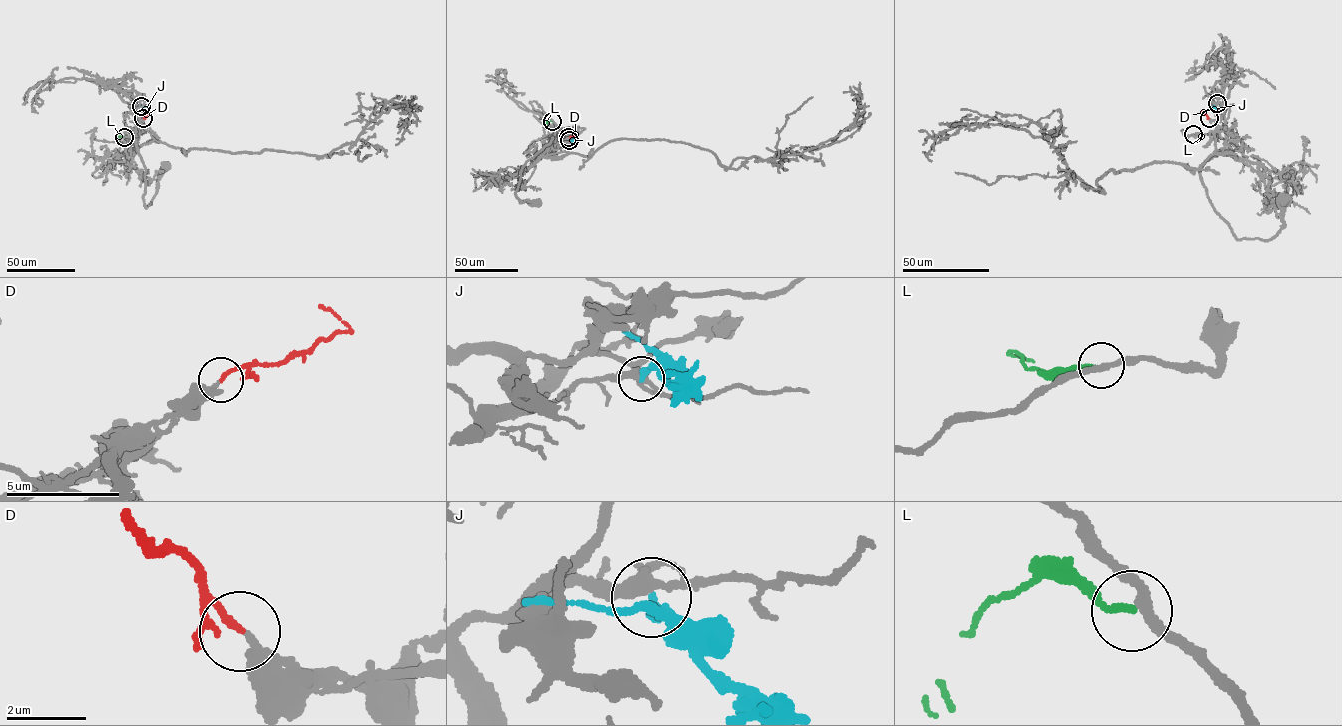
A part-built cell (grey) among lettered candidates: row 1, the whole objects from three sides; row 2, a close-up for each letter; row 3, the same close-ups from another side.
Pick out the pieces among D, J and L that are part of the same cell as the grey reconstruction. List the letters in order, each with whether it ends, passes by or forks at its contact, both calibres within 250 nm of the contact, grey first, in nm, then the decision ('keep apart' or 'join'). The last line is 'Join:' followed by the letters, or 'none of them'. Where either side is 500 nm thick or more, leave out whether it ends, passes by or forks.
D: it ends; calibres 280 and 180 nm; join
J: it ends; calibres 360 and 240 nm; keep apart
L: it ends; calibres 240 and 170 nm; keep apart
Join: D

